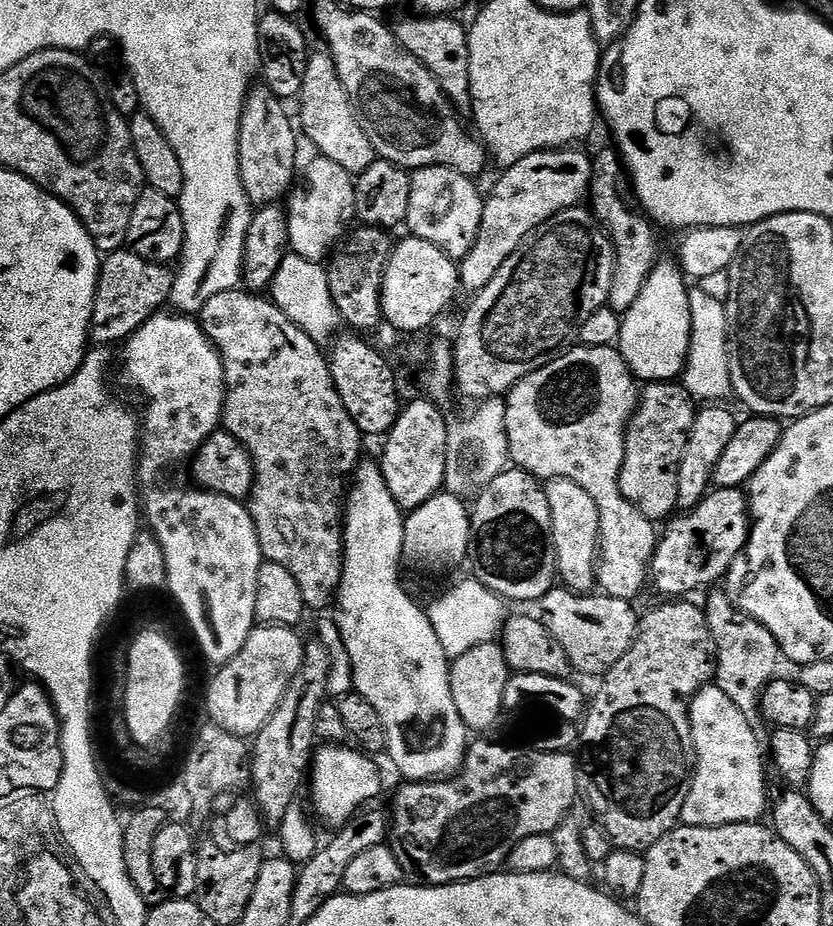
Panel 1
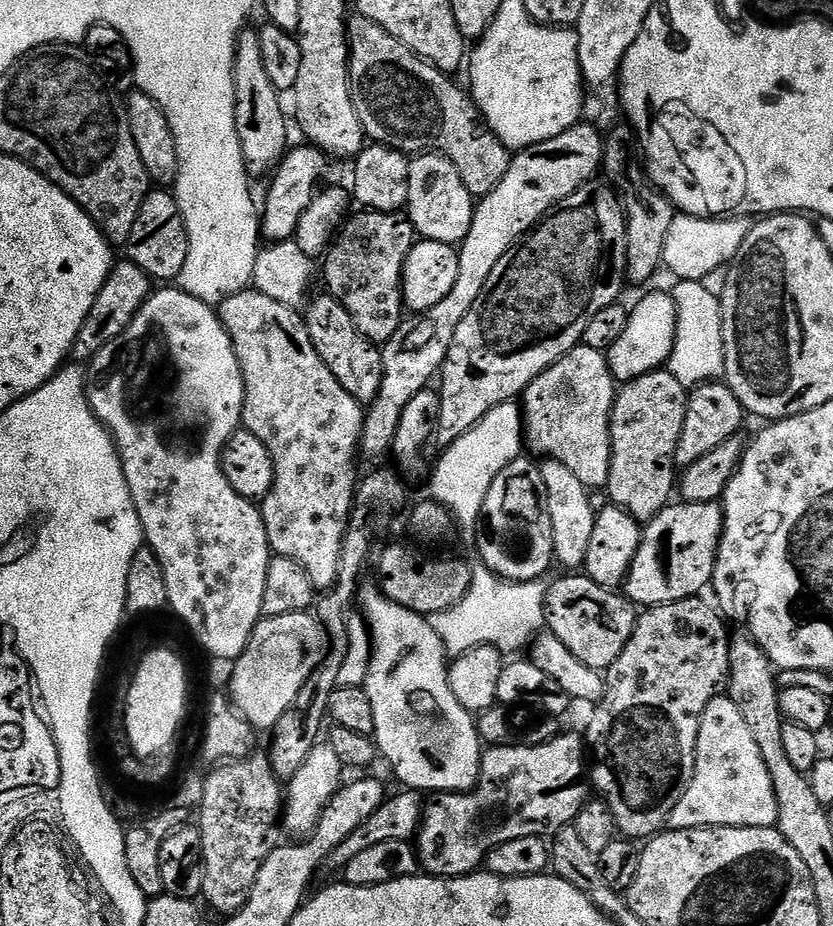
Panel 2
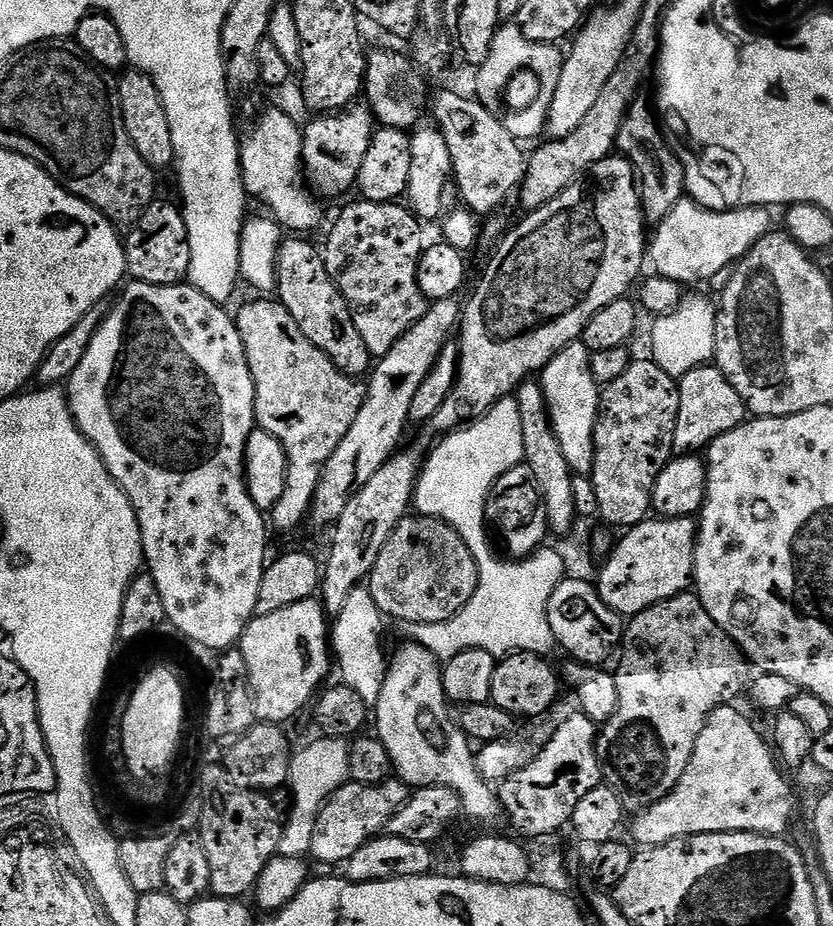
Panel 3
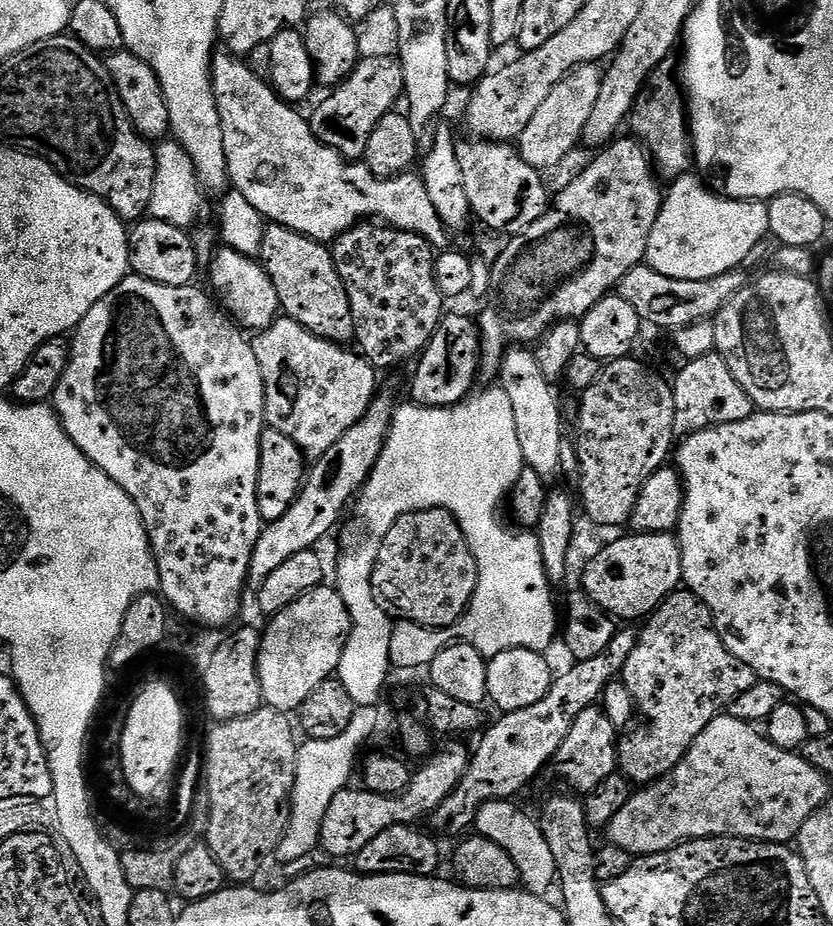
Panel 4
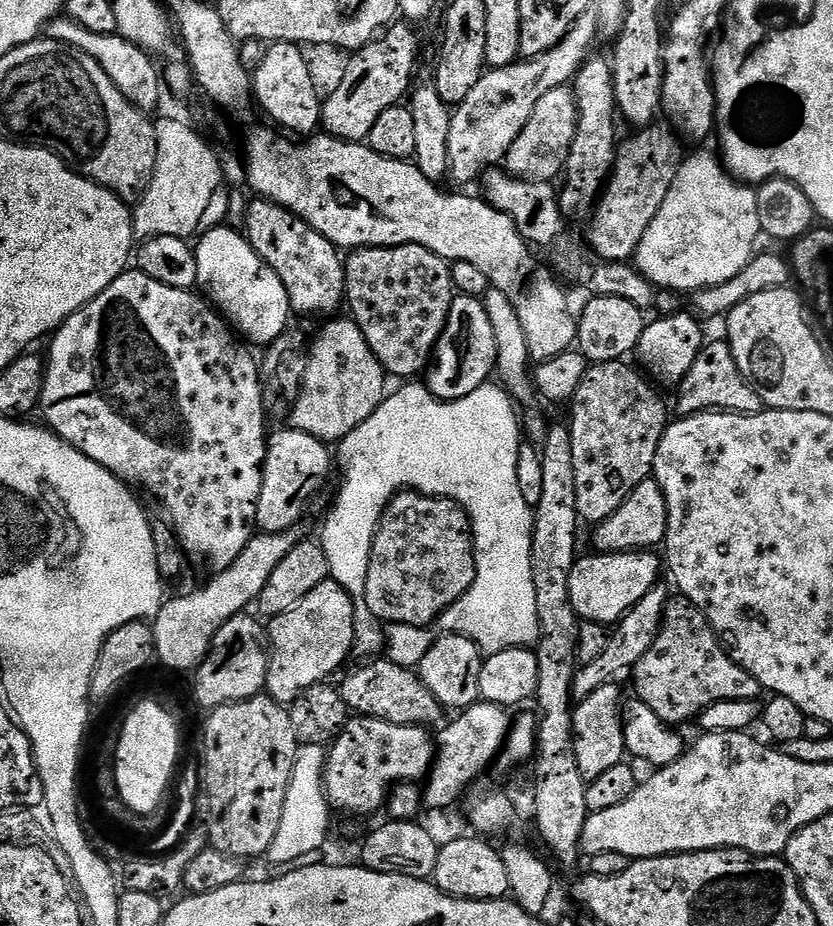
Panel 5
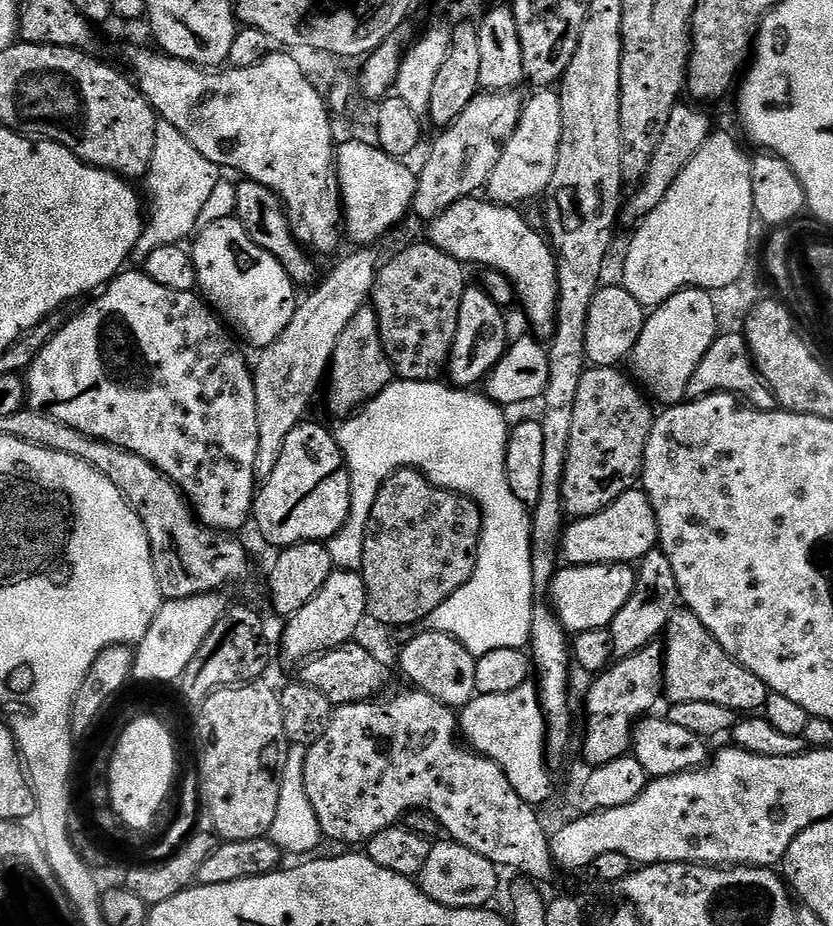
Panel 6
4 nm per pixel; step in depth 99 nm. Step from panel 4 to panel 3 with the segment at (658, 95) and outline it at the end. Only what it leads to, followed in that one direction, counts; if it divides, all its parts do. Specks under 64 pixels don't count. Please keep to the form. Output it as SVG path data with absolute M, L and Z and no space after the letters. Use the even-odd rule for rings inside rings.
M637 98L630 106L630 110L622 122L622 130L618 130L616 148L619 155L625 156L636 169L637 177L639 177L640 201L644 207L644 218L649 225L655 226L661 224L666 218L666 214L670 214L670 210L674 210L674 206L678 206L680 200L685 199L686 189L684 167L680 157L670 147L669 141L662 131L662 124L654 111L653 101L644 99Z

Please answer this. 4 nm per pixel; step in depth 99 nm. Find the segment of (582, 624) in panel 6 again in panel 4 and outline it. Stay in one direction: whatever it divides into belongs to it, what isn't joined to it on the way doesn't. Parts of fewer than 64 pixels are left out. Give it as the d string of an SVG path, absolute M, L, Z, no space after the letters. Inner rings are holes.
M671 532L627 534L608 544L588 564L583 591L609 616L624 622L636 622L651 614L664 597L681 587L682 554L680 541Z

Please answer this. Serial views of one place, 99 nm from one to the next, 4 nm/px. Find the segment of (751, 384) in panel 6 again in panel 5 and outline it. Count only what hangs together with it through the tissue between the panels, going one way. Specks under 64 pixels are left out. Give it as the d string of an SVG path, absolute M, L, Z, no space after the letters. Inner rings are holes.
M727 340L705 343L698 358L694 358L694 366L690 366L686 378L682 378L675 392L677 413L680 416L715 411L751 414L762 408L760 396L738 370L738 362L734 362L734 354Z

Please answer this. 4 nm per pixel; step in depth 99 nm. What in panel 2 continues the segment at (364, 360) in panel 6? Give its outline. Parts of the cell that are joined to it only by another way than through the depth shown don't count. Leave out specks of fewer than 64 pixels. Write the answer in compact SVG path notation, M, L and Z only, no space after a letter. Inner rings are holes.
M245 290L223 300L218 305L218 311L222 326L232 339L232 345L236 351L236 357L240 363L242 378L244 379L243 427L265 443L266 450L270 450L270 456L274 462L274 486L270 490L270 494L266 494L266 498L259 505L260 516L266 526L268 545L272 547L275 555L282 558L294 558L294 562L298 562L298 566L302 566L302 570L306 570L306 574L310 574L310 582L314 582L317 593L323 594L338 582L338 566L342 562L342 542L346 538L348 526L352 522L352 513L358 491L356 455L359 457L362 452L360 439L364 429L365 409L357 400L350 398L350 394L346 394L346 390L342 390L338 378L334 378L334 374L330 374L330 366L326 366L326 362L322 362L322 358L318 358L318 350L314 350L314 342L310 342L308 327L304 325L304 317L297 309L276 302L257 290Z

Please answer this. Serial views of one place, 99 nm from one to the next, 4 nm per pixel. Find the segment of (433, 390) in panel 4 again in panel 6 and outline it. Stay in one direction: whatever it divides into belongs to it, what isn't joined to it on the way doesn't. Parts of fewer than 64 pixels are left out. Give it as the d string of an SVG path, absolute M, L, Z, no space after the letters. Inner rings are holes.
M479 286L465 287L462 306L458 310L458 334L454 334L454 346L448 355L446 376L455 387L471 389L483 381L504 353L508 351L510 335L504 321L505 309L496 305Z

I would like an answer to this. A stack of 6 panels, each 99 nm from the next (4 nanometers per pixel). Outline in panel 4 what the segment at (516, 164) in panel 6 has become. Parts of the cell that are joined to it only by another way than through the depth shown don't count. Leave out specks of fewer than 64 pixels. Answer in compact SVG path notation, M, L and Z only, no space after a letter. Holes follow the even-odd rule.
M599 63L579 64L569 76L562 78L562 82L550 90L546 102L538 106L534 118L530 118L530 126L522 130L518 141L521 158L541 170L558 167L575 150L576 143L581 143L590 110L594 110L594 102L598 102L598 90L602 90L603 81L604 74Z

